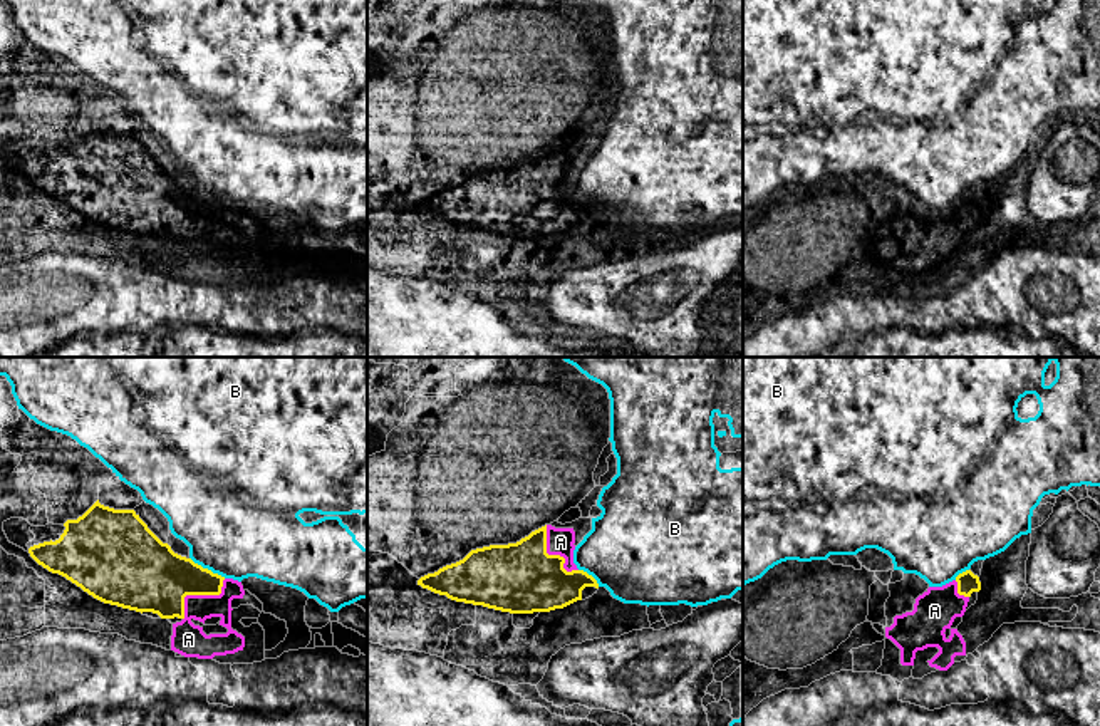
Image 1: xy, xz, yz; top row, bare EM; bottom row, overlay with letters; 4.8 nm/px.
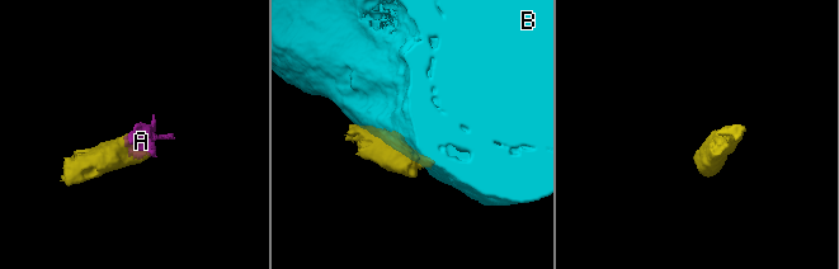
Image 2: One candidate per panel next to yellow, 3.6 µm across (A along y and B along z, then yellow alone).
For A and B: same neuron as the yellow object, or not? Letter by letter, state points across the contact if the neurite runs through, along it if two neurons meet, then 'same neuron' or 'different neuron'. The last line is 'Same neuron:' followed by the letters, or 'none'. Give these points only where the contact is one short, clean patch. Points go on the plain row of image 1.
A: same neuron
B: along xy (190, 181), (225, 202) | different neuron
Same neuron: A

